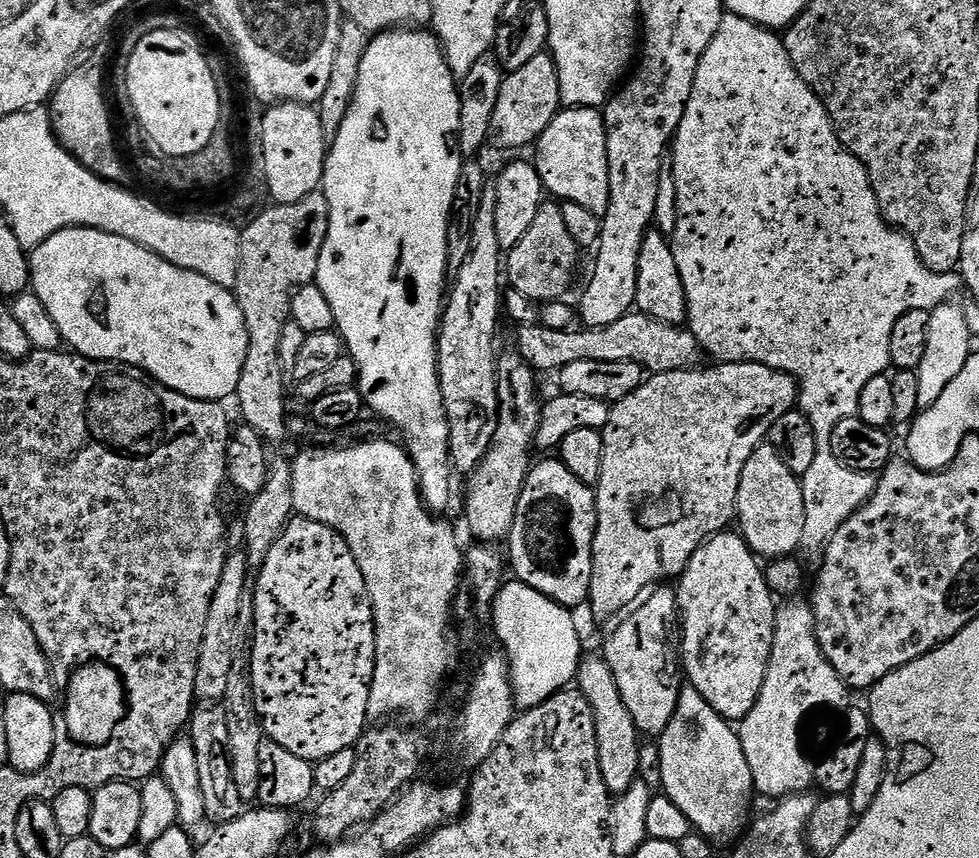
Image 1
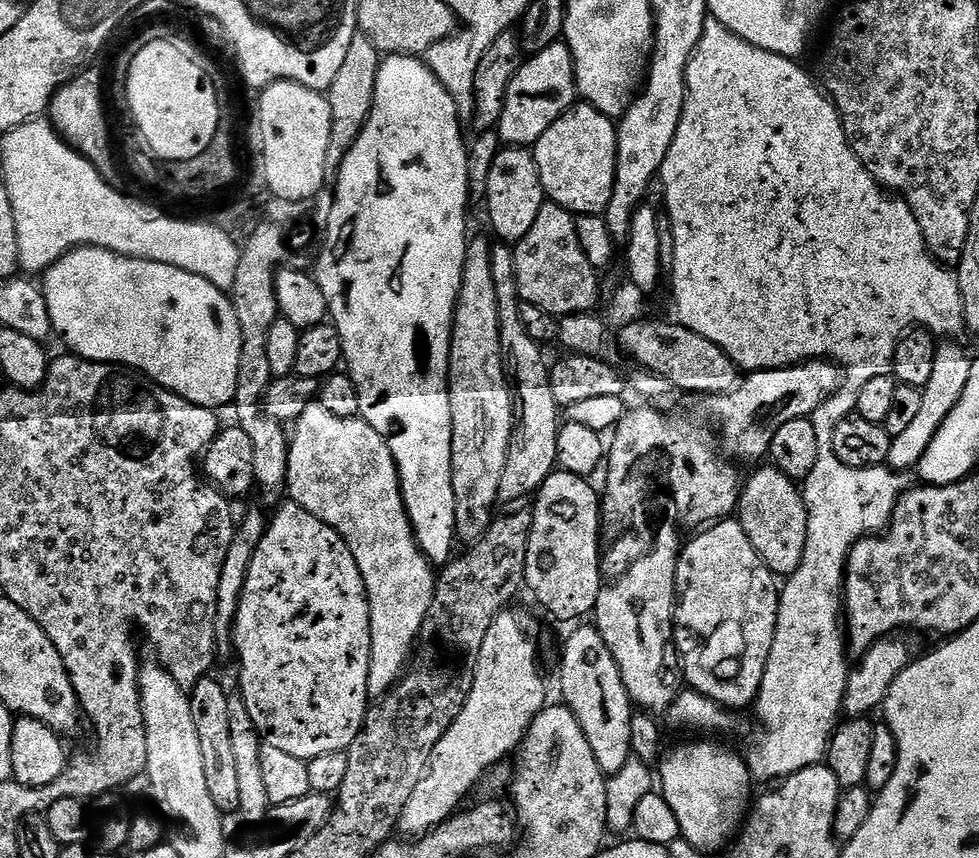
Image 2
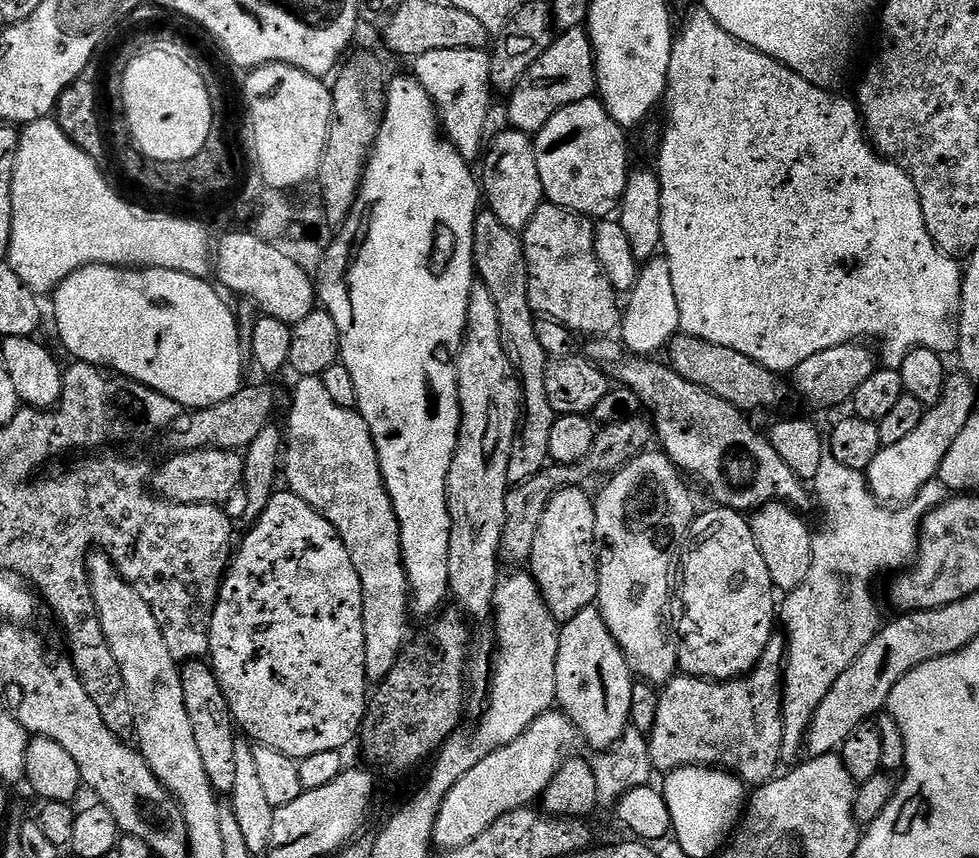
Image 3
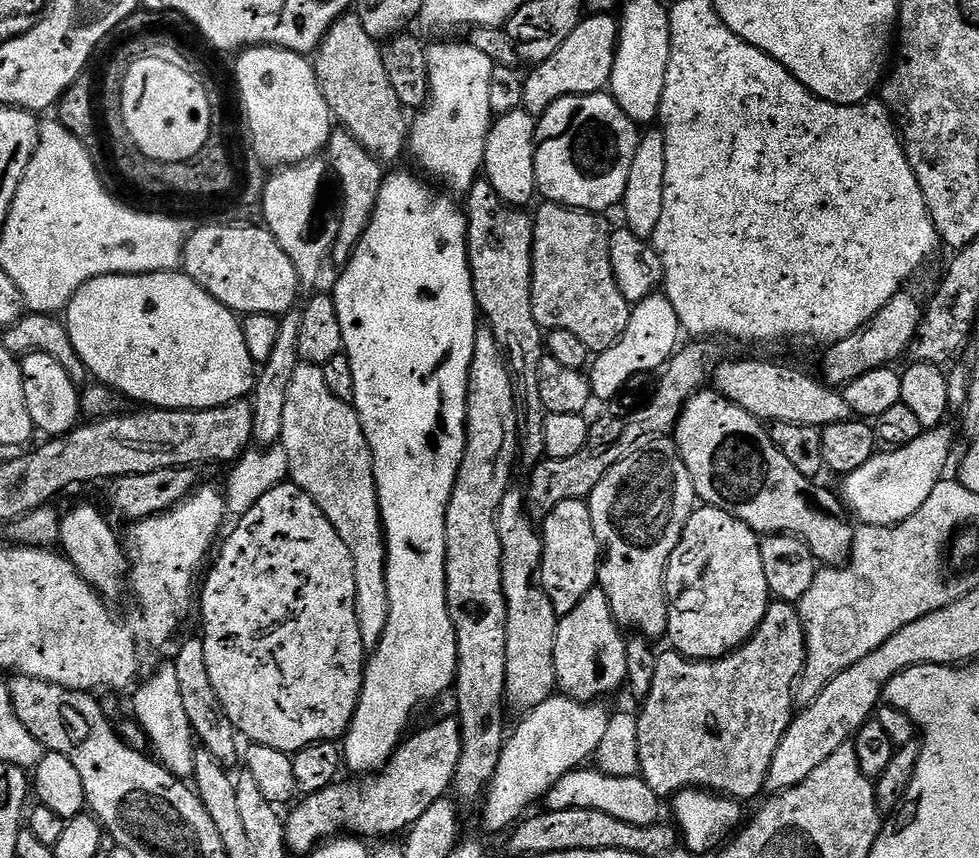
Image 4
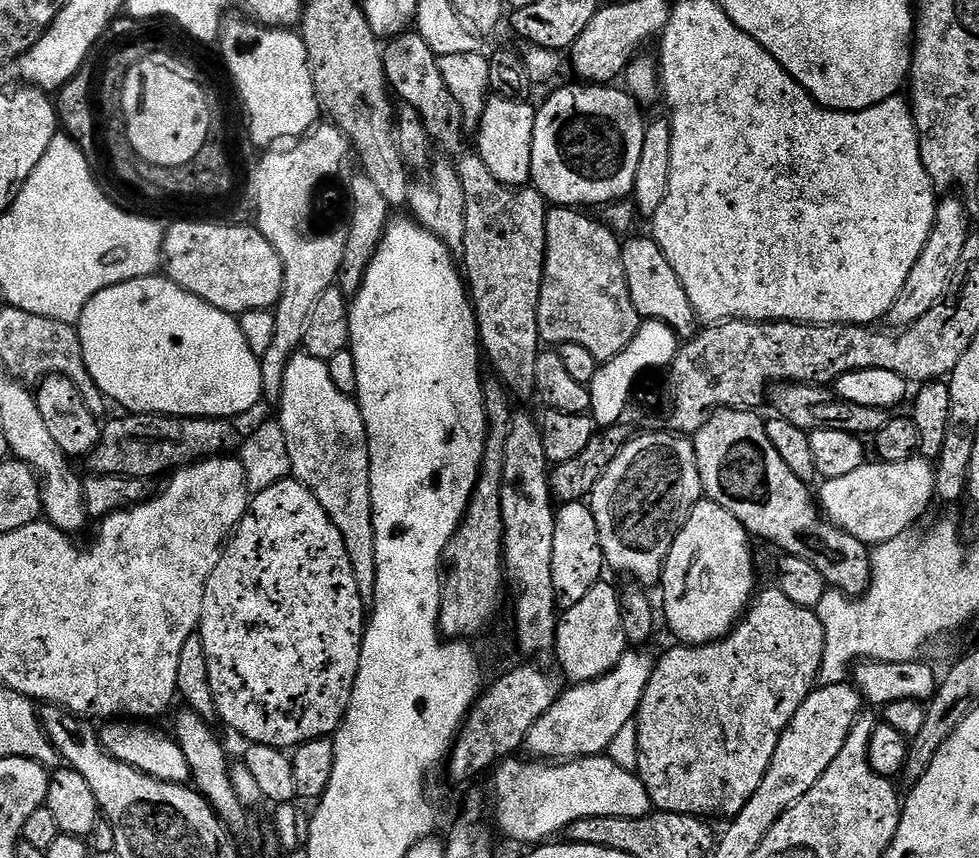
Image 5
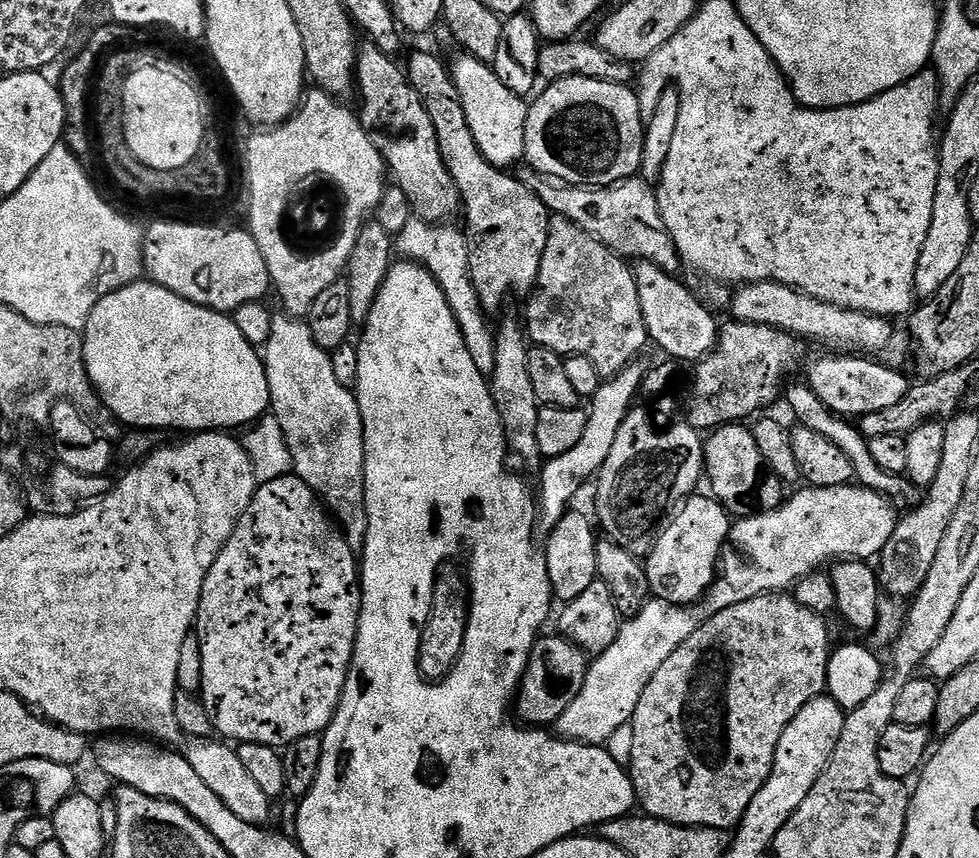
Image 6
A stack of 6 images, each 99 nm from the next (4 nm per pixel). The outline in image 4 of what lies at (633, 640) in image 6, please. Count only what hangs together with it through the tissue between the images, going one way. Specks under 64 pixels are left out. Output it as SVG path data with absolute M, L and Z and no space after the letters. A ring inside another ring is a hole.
M937 426L921 432L914 442L910 442L910 446L902 446L893 452L877 451L866 466L843 477L842 499L847 511L860 524L883 528L891 528L918 514L918 510L922 510L922 502L930 498L934 486L945 479L944 467L952 456L952 432L944 427ZM554 694L550 697L546 702L542 702L538 707L531 709L527 713L528 716L524 721L521 722L520 725L517 726L516 729L511 729L510 735L505 739L504 749L502 750L502 754L500 755L500 761L498 762L498 766L494 770L494 774L492 775L492 779L490 781L490 787L487 789L486 795L483 797L482 805L484 804L484 824L489 828L492 832L500 832L505 828L505 830L511 829L513 825L517 823L529 811L528 807L531 806L532 803L535 802L536 799L547 797L548 791L554 787L557 782L559 782L567 772L575 772L577 769L581 767L580 764L583 760L591 761L593 757L596 755L596 751L598 750L598 742L602 742L602 738L606 734L606 726L608 725L608 717L610 715L609 709L604 709L605 705L600 702L593 702L591 704L581 704L578 700L572 700L568 696L563 694Z

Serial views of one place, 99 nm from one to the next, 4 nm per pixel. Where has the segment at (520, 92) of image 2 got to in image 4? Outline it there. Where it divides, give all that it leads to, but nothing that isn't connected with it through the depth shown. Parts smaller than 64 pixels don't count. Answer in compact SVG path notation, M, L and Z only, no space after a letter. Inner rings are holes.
M585 15L570 30L570 38L550 54L541 64L531 69L524 81L524 107L523 111L533 114L542 114L554 102L567 96L585 96L595 92L605 91L612 82L612 70L616 57L616 42L620 39L620 29L615 15L597 16Z

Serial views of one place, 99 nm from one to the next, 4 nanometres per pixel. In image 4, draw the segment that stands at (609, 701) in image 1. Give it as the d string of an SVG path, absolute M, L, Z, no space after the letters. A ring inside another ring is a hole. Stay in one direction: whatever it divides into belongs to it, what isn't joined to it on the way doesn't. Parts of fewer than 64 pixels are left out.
M600 587L590 589L570 614L559 617L554 642L554 670L557 689L581 704L603 701L603 696L625 687L628 679L626 636L614 618L610 598L606 598Z

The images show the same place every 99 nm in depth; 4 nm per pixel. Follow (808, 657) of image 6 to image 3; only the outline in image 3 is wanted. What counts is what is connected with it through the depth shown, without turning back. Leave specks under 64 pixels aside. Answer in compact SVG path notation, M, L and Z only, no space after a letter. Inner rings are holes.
M780 634L773 635L772 641L766 646L762 658L752 667L747 676L740 676L736 680L699 680L696 676L686 676L677 674L672 680L663 685L660 692L660 701L658 702L658 719L655 720L651 733L648 736L648 753L652 759L653 769L657 773L667 774L676 771L678 768L691 768L693 766L711 766L719 768L725 772L730 772L734 776L739 776L748 786L759 786L767 784L769 780L777 775L780 760L784 756L784 719L782 718L782 679L784 676L784 666L788 655L788 645L785 637Z

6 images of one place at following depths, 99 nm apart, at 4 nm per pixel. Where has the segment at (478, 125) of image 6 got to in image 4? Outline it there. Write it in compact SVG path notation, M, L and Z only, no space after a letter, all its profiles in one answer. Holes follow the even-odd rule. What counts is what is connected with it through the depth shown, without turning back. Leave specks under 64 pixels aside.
M511 112L505 116L496 116L492 129L486 138L483 175L494 186L494 190L504 199L504 203L513 206L528 206L532 195L537 195L536 175L534 174L534 154L536 153L537 117L531 112Z

